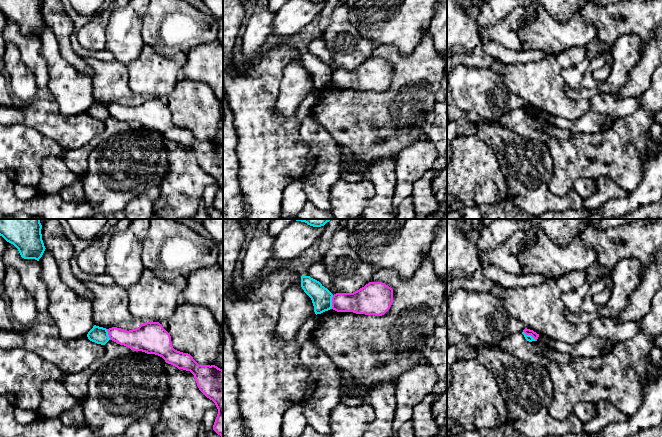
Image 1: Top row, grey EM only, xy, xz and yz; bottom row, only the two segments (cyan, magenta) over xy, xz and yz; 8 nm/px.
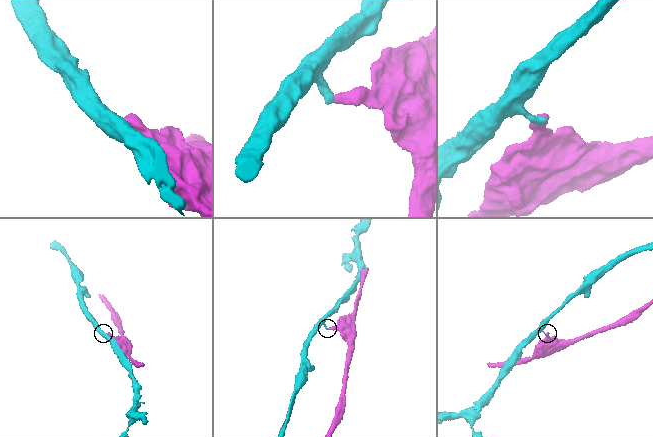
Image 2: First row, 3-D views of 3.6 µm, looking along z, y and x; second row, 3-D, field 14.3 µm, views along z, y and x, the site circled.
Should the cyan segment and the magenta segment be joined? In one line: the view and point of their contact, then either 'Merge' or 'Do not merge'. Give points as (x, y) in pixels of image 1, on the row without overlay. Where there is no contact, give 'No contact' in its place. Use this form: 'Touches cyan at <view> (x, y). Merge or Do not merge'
Touches cyan at xz (331, 78). Do not merge

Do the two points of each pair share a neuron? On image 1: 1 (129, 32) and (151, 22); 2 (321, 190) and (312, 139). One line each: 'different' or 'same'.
1: different
2: same

